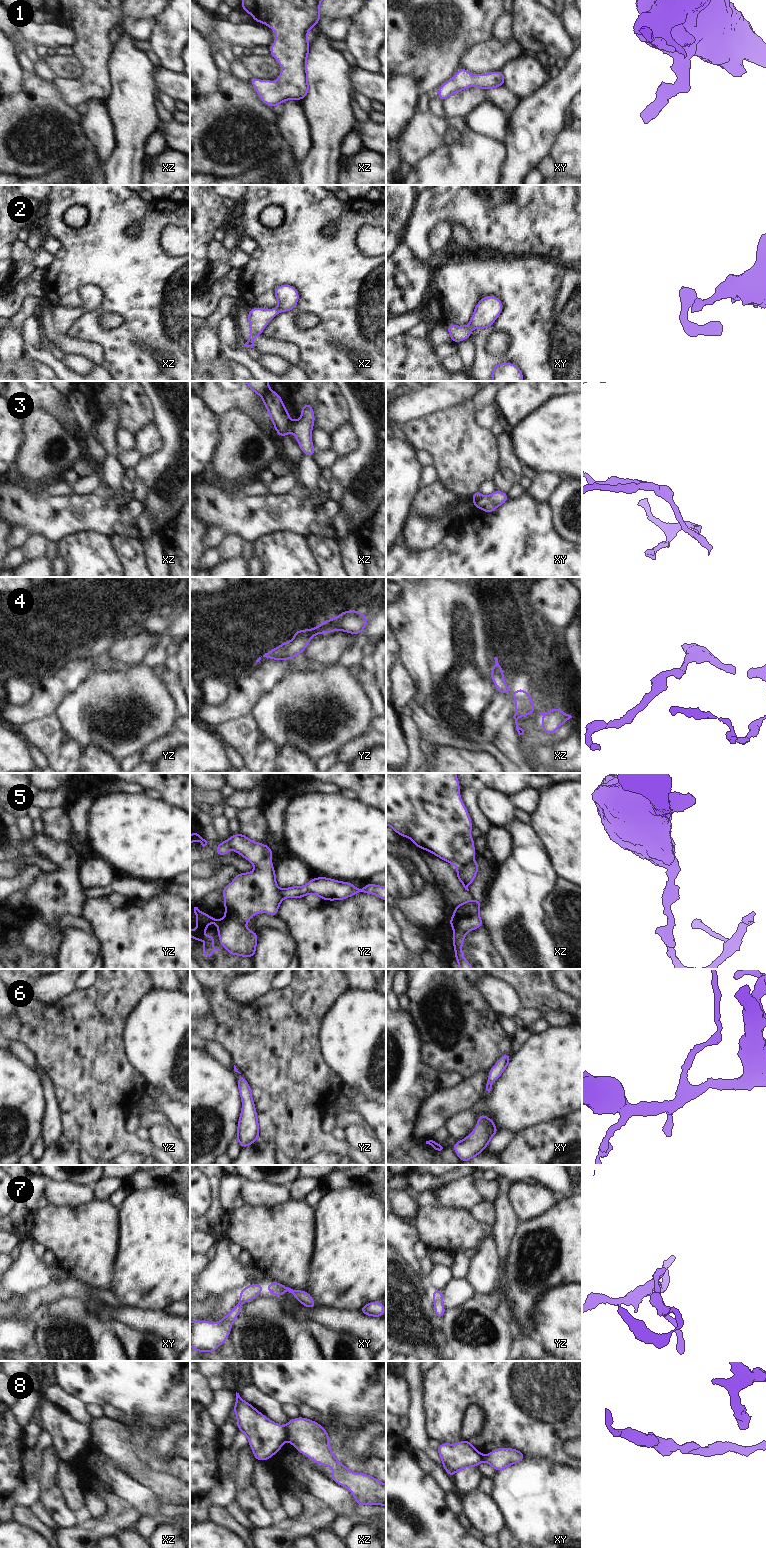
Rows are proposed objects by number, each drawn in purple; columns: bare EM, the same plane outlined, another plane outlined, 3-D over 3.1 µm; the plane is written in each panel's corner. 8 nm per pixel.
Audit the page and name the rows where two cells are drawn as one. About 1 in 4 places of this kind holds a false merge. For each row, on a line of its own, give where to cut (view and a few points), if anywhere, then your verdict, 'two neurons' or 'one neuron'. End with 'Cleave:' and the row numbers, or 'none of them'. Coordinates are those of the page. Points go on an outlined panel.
1: cut none; one neuron
2: cut none; one neuron
3: cut xz (290, 420), (286, 427), (286, 432); two neurons
4: cut none; one neuron
5: cut xz (470, 860), (458, 867); two neurons
6: cut none; one neuron
7: cut none; one neuron
8: cut xz (286, 1426), (288, 1432), (287, 1439); two neurons
Cleave: 3, 5, 8

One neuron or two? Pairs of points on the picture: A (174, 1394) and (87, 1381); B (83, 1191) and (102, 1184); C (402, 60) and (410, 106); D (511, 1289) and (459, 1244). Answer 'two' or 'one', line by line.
A: one
B: two
C: two
D: two

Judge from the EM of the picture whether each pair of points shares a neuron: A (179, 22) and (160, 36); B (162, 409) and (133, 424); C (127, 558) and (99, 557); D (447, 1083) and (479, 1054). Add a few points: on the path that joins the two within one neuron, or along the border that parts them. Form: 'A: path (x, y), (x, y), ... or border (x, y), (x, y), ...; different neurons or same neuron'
A: path (174, 27), (165, 36); same neuron
B: border (145, 392), (150, 400), (153, 420); different neurons
C: border (110, 536), (112, 547), (122, 566); different neurons
D: border (442, 1073), (459, 1073), (465, 1078); different neurons

